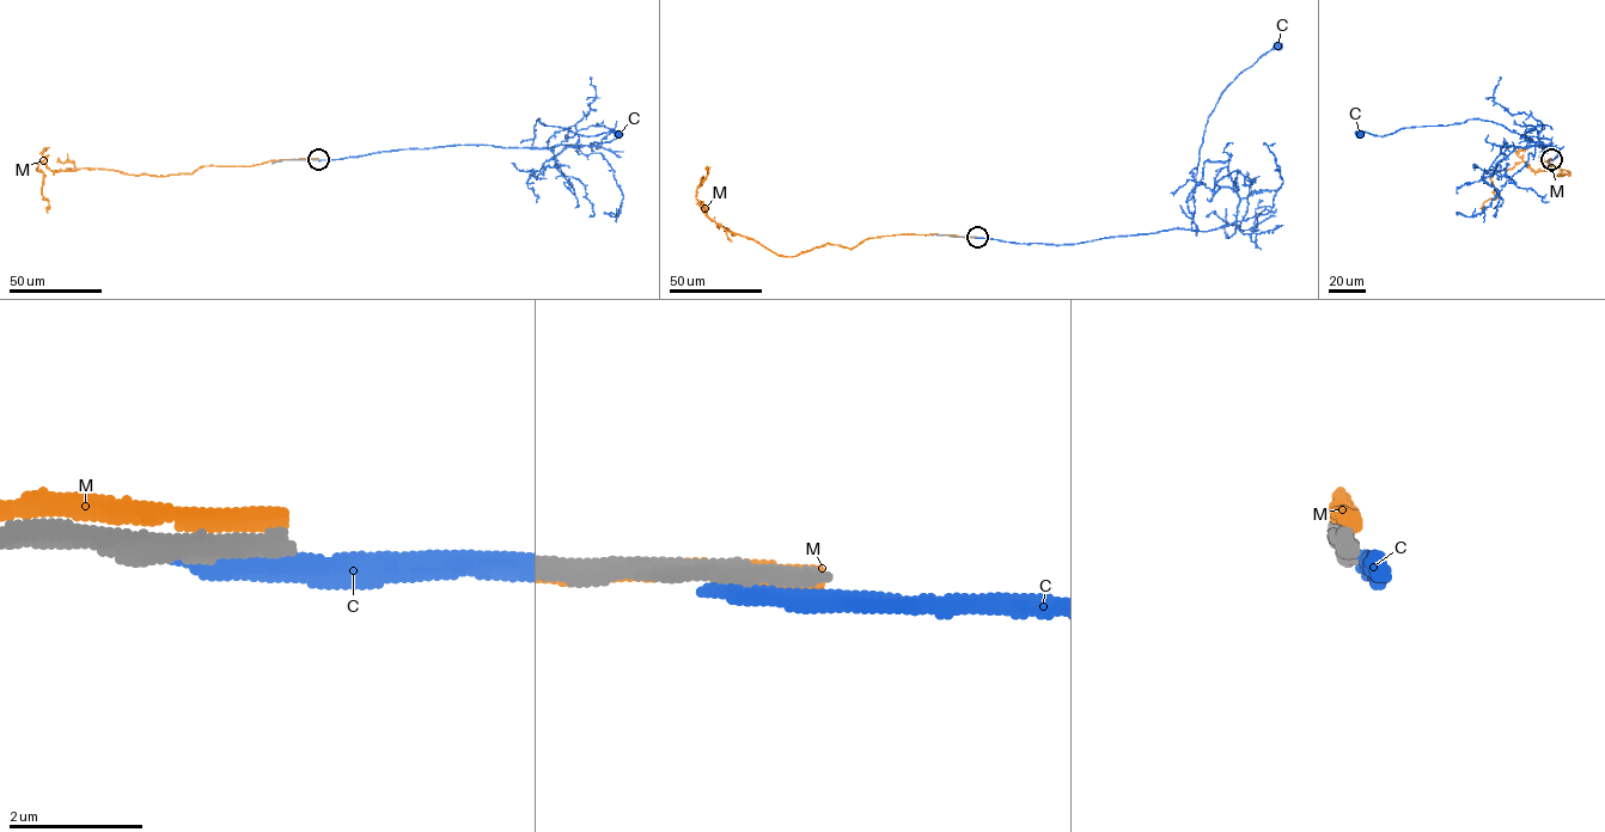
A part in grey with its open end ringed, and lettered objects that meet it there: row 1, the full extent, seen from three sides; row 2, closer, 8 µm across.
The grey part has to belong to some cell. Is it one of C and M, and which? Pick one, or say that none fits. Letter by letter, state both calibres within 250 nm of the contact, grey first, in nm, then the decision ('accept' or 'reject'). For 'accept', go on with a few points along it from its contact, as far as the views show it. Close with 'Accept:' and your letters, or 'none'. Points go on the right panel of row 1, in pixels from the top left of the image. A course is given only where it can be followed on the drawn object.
C: calibres 400 and 360 nm; reject
M: calibres 300 and 260 nm; reject
Accept: none

